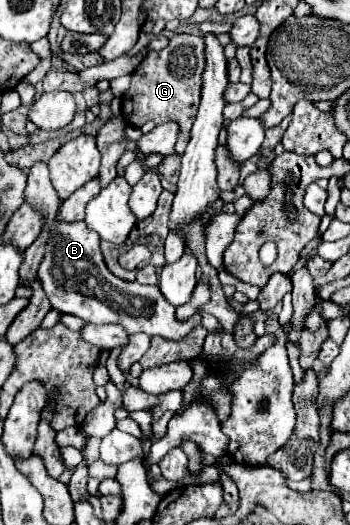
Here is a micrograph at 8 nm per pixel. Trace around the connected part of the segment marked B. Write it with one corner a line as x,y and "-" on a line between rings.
39,162
31,168
29,178
27,178
27,188
25,188
25,202
31,204
35,210
39,210
43,214
43,230
49,230
51,236
45,244
45,254
43,260
37,268
37,278
51,302
53,308
57,308
63,314
73,314
77,318
81,318
83,322
91,322
91,324
119,324
123,326
129,334
137,334
137,332
145,332
149,336
161,336
165,340
183,340
193,328
197,328
201,324
201,314
193,314
189,320
179,322
175,318
175,308
169,306
169,302
165,302
165,298
161,298
161,292
157,290
157,286
143,286
139,282
125,282
117,276
113,276
103,258
101,258
101,250
99,250
99,234
89,230
85,226
85,222
61,222
57,220
59,214
59,206
61,206
61,198
57,196
57,192
53,190
51,182
49,182
49,170
47,164

